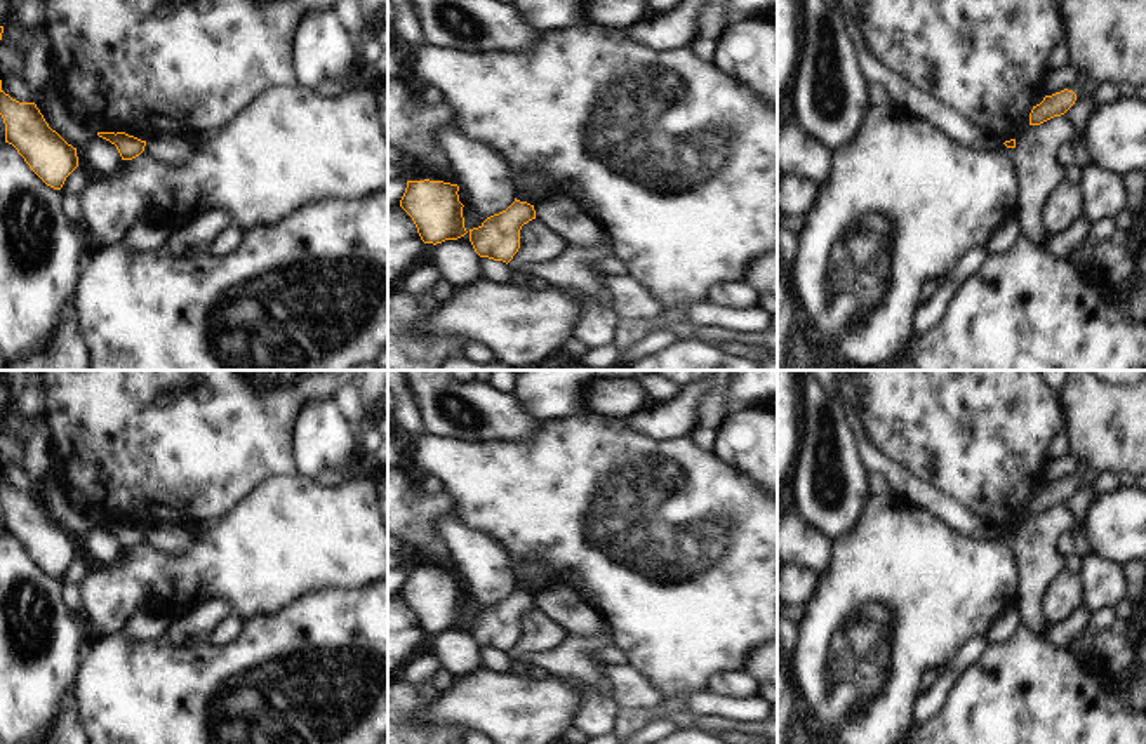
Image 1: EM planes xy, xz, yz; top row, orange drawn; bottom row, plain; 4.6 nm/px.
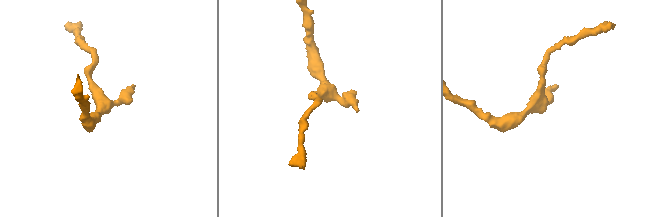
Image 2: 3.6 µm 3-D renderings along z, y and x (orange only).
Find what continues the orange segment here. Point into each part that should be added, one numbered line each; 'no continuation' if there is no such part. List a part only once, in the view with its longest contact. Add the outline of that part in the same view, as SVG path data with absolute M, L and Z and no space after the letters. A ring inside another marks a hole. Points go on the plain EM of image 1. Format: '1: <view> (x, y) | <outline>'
no continuation

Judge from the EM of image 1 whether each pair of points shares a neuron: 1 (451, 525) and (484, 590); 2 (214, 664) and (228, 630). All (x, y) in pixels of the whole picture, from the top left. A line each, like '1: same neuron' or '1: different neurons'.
1: same neuron
2: different neurons

